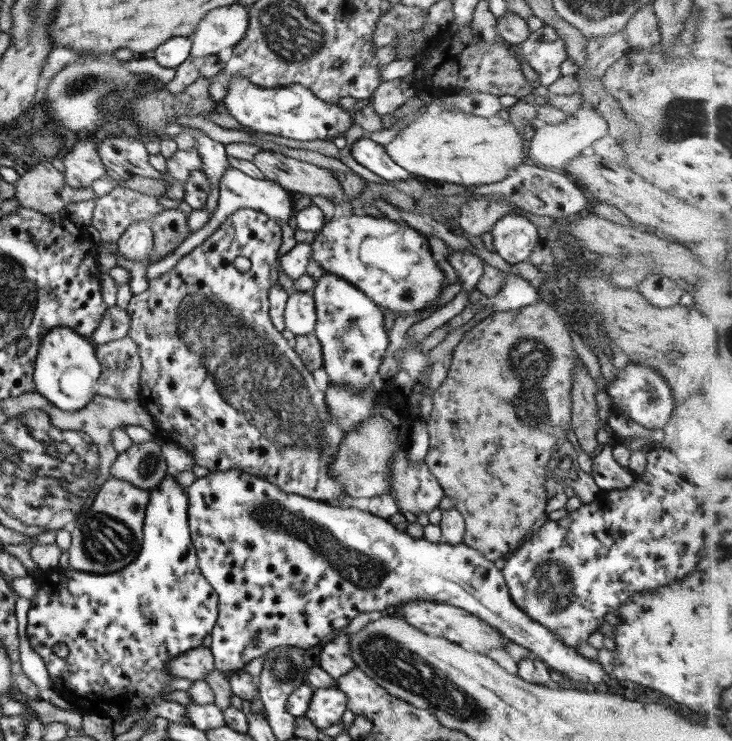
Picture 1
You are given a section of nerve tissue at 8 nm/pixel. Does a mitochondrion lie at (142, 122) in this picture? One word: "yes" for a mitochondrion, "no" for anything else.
yes

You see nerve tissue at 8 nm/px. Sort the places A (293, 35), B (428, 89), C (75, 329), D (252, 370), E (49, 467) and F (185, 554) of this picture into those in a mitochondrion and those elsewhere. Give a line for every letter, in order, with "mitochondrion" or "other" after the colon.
A: mitochondrion
B: other
C: other
D: mitochondrion
E: mitochondrion
F: other

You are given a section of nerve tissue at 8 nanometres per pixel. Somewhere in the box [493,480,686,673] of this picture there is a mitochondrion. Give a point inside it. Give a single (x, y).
(549, 584)

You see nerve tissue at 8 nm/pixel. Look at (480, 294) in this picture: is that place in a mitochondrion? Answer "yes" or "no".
no

